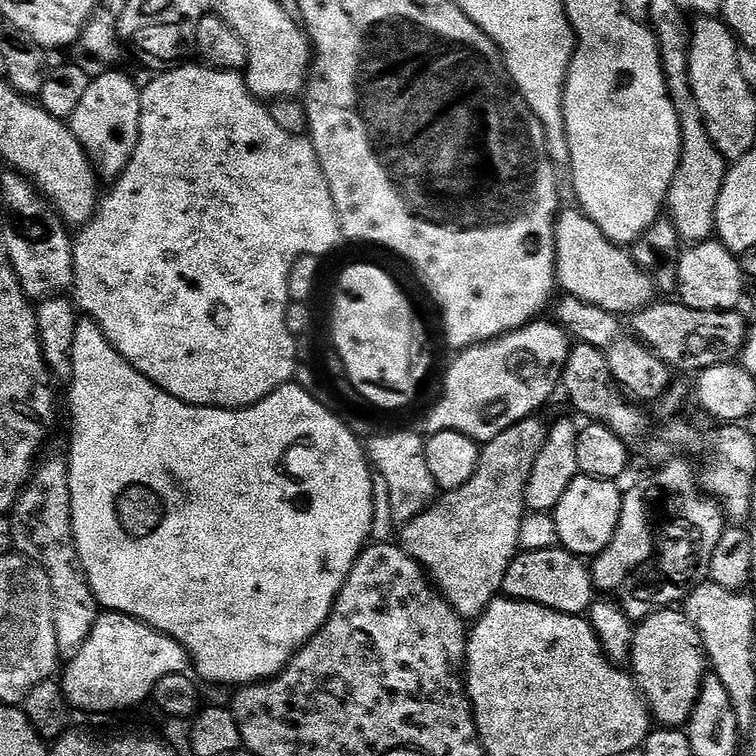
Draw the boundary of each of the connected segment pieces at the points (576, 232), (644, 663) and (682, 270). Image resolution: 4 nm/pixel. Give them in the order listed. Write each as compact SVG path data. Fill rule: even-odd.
M579 210L561 211L556 218L556 282L567 295L615 314L638 312L654 300L652 277Z
M665 610L647 616L635 625L630 672L648 711L662 728L683 729L696 705L700 683L706 675L706 657L698 630L680 610Z
M719 239L704 240L700 244L685 247L678 262L678 300L694 310L711 312L731 312L738 298L746 292L746 272L732 252Z

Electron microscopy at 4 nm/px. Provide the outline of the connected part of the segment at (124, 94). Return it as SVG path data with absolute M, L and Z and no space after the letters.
M120 70L101 71L104 73L93 79L70 121L71 130L88 155L97 177L104 179L105 176L108 182L115 181L123 174L140 137L141 89L138 84L136 88L130 77L116 71Z

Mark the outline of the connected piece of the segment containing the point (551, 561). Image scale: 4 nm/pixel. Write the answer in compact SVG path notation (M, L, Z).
M563 546L533 552L521 551L510 562L510 570L506 570L502 592L509 600L546 606L571 616L584 616L594 599L592 573L591 567L581 557Z

